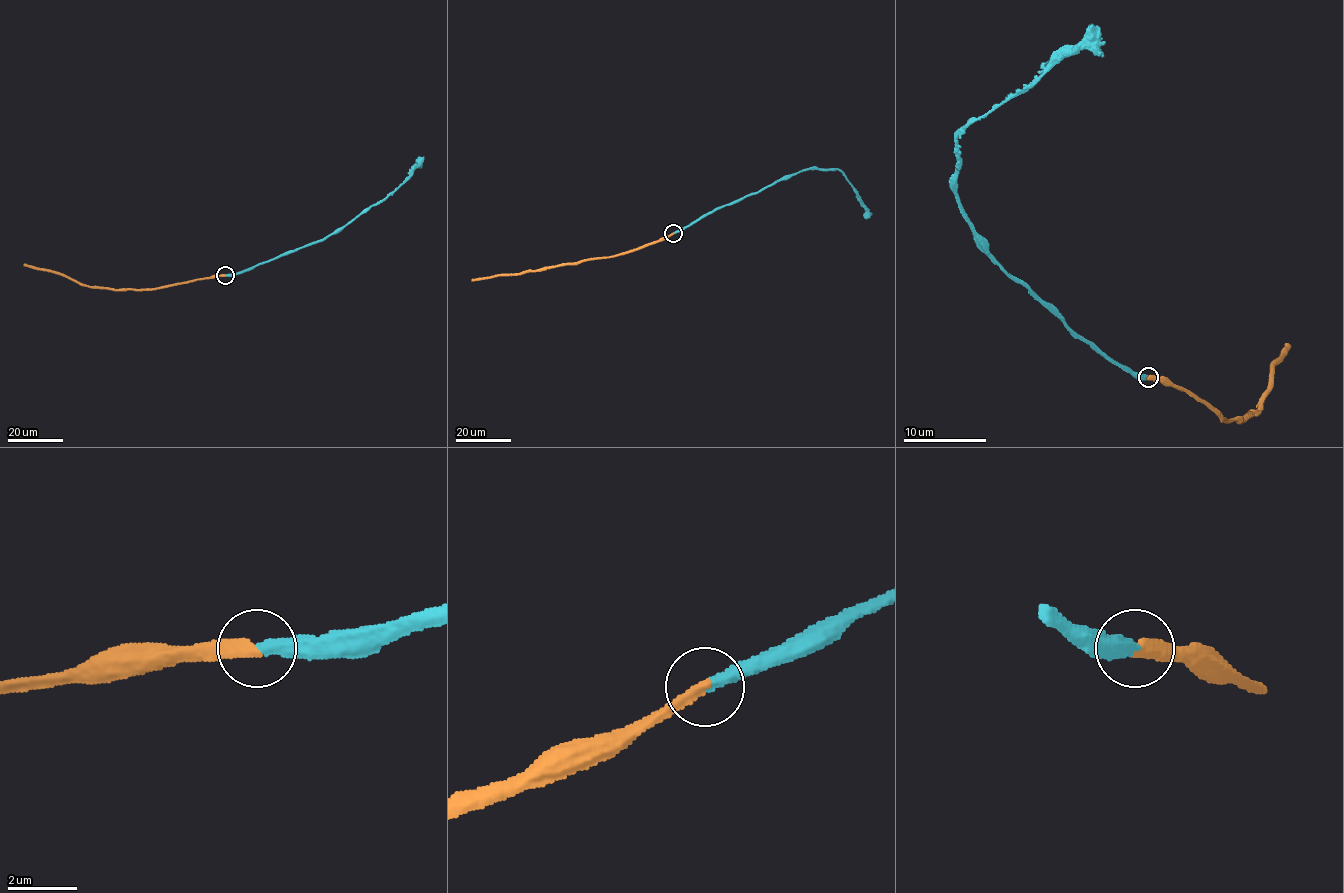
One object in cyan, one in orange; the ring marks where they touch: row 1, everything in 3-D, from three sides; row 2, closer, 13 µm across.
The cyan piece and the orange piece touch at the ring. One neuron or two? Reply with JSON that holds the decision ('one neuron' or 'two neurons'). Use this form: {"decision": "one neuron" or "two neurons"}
{"decision": "one neuron"}

